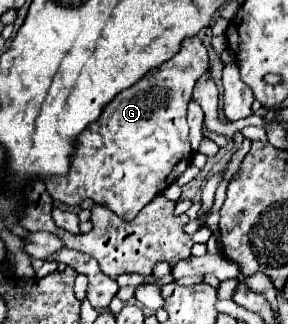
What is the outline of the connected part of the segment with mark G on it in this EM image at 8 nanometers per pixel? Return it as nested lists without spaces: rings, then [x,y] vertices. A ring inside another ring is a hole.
[[[189,37],[171,61],[165,61],[133,87],[121,91],[107,105],[99,121],[91,123],[79,135],[71,173],[45,181],[51,197],[69,205],[81,205],[85,199],[91,199],[109,207],[123,219],[133,219],[143,205],[175,183],[191,163],[193,151],[187,137],[187,105],[195,83],[207,67],[205,45],[199,37]]]

